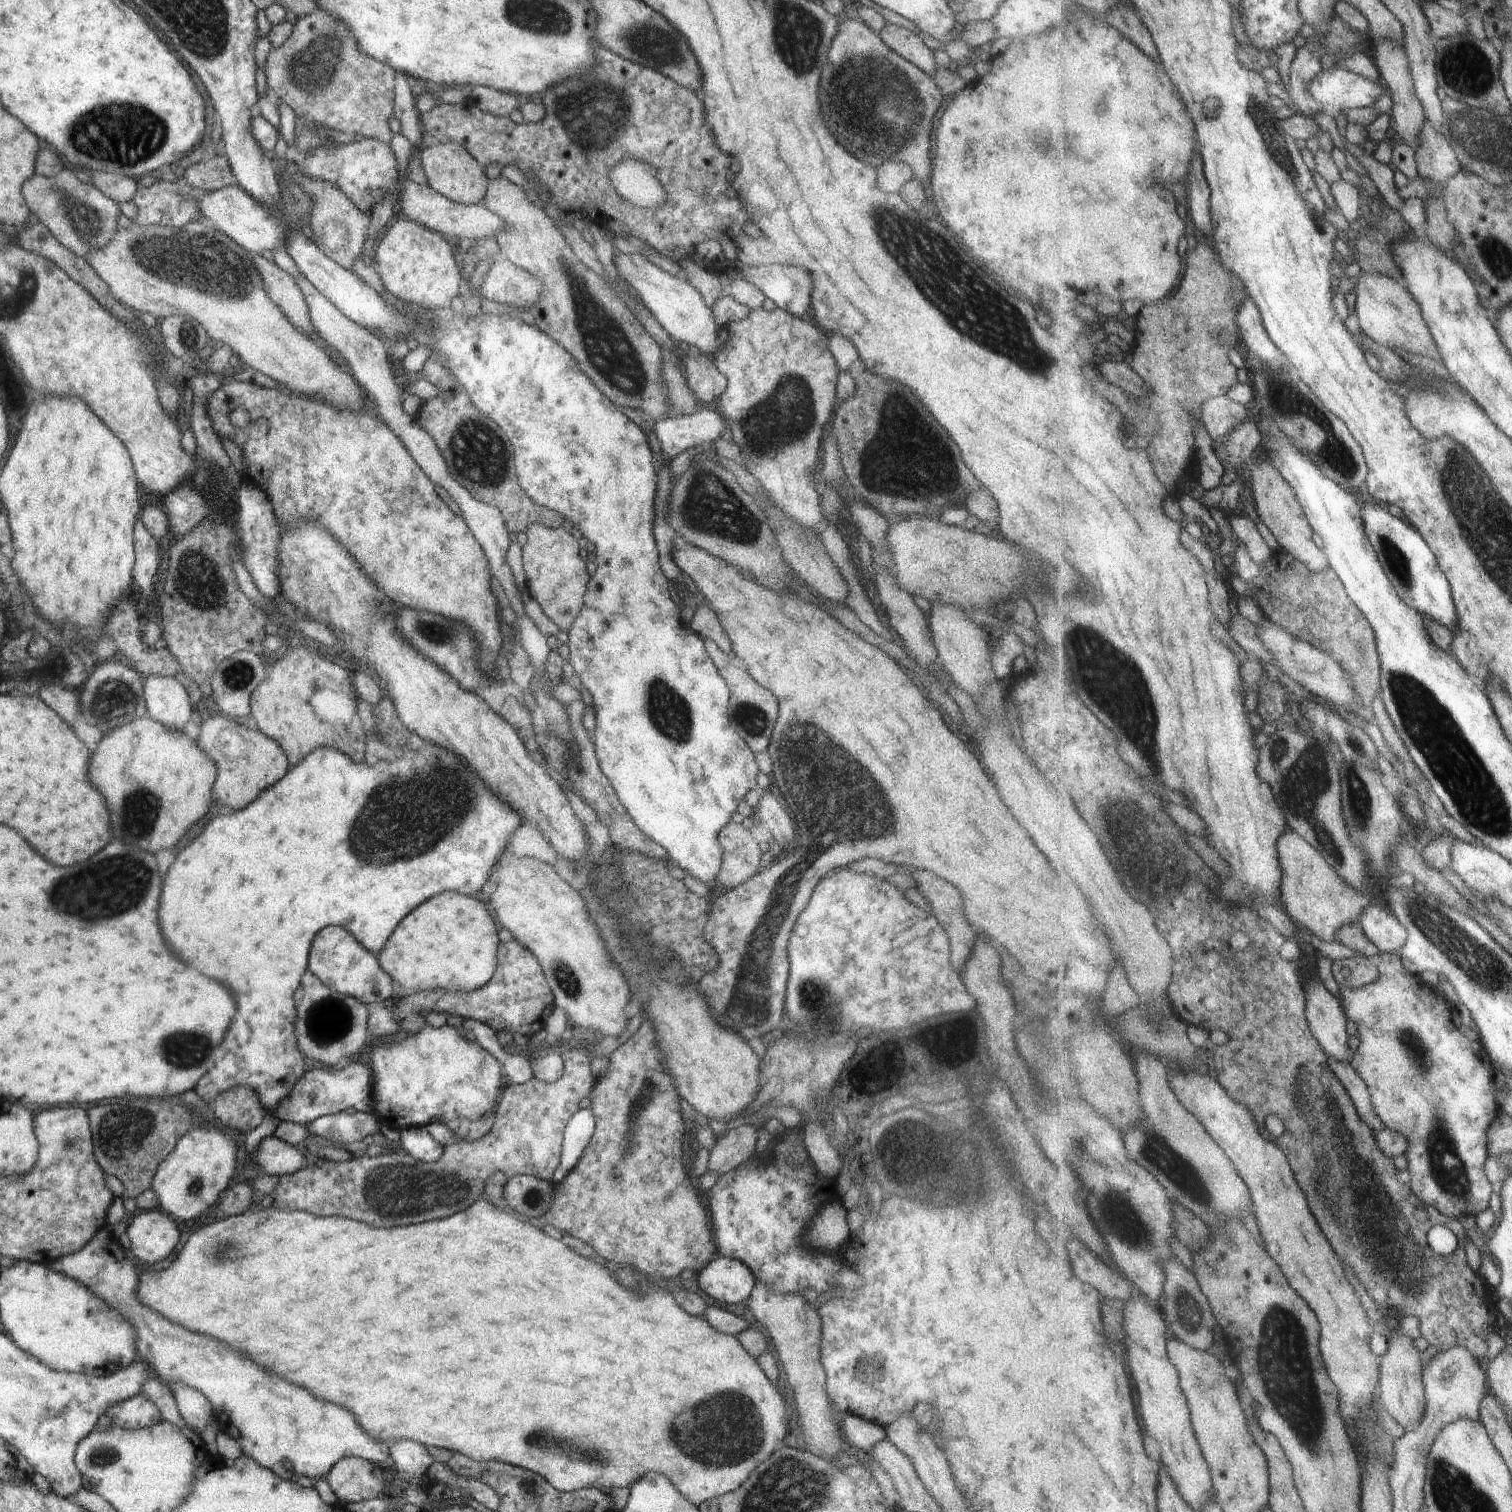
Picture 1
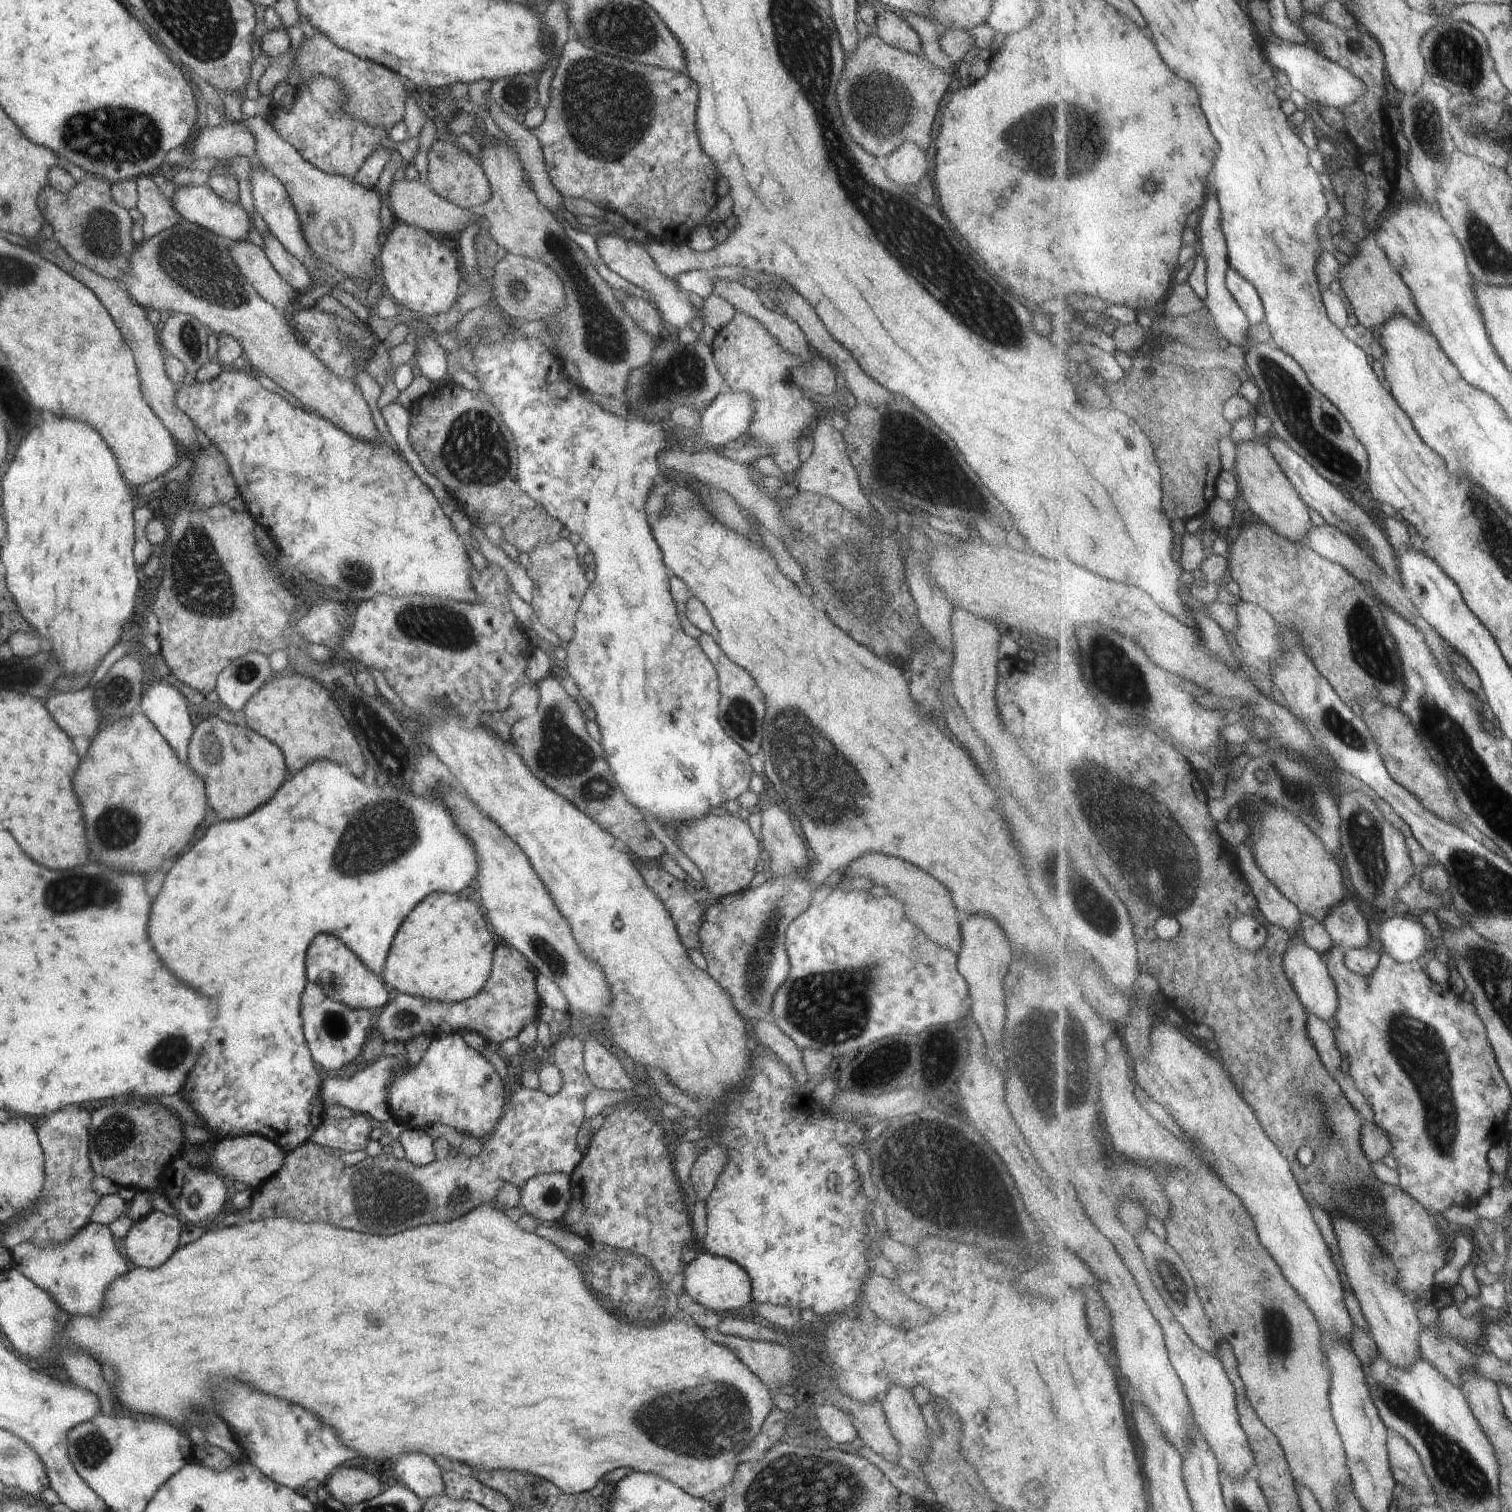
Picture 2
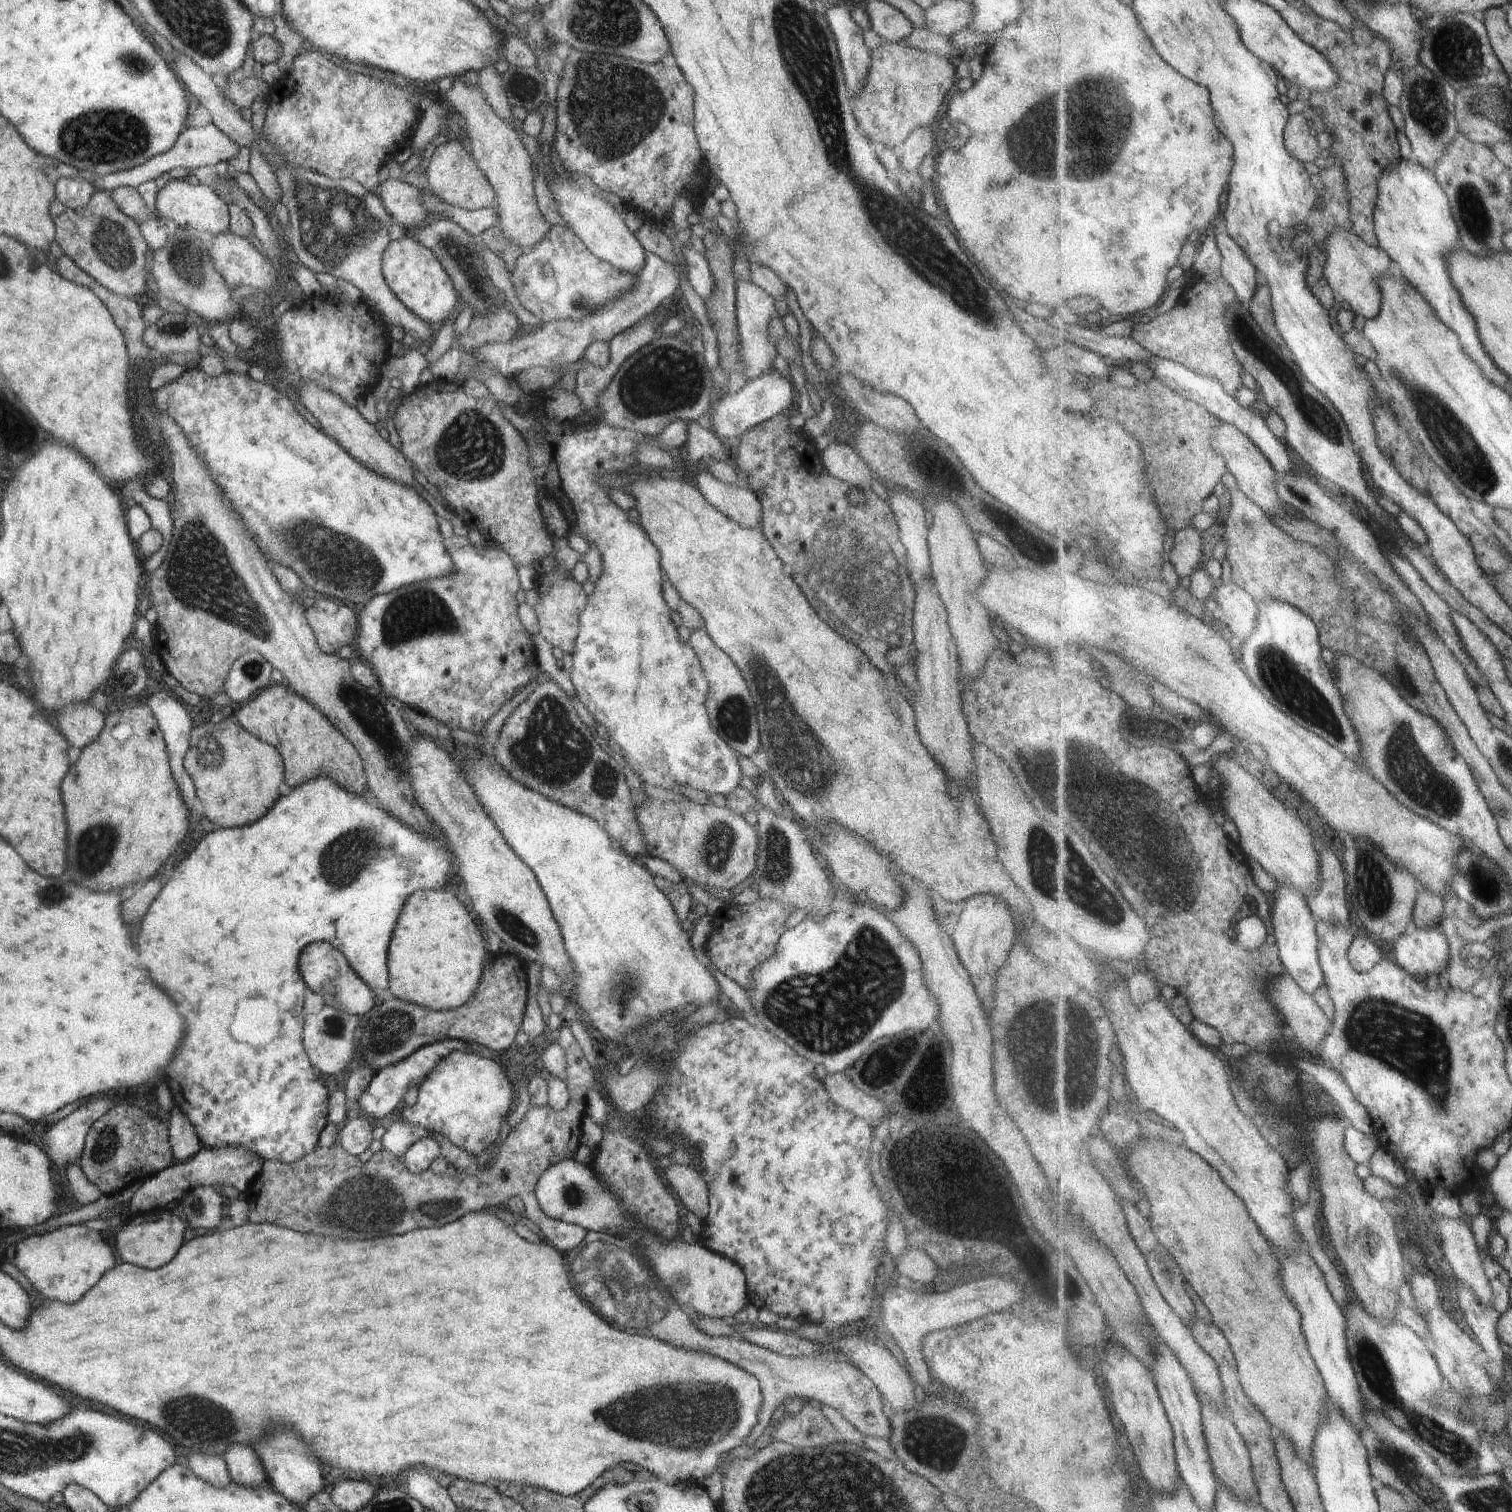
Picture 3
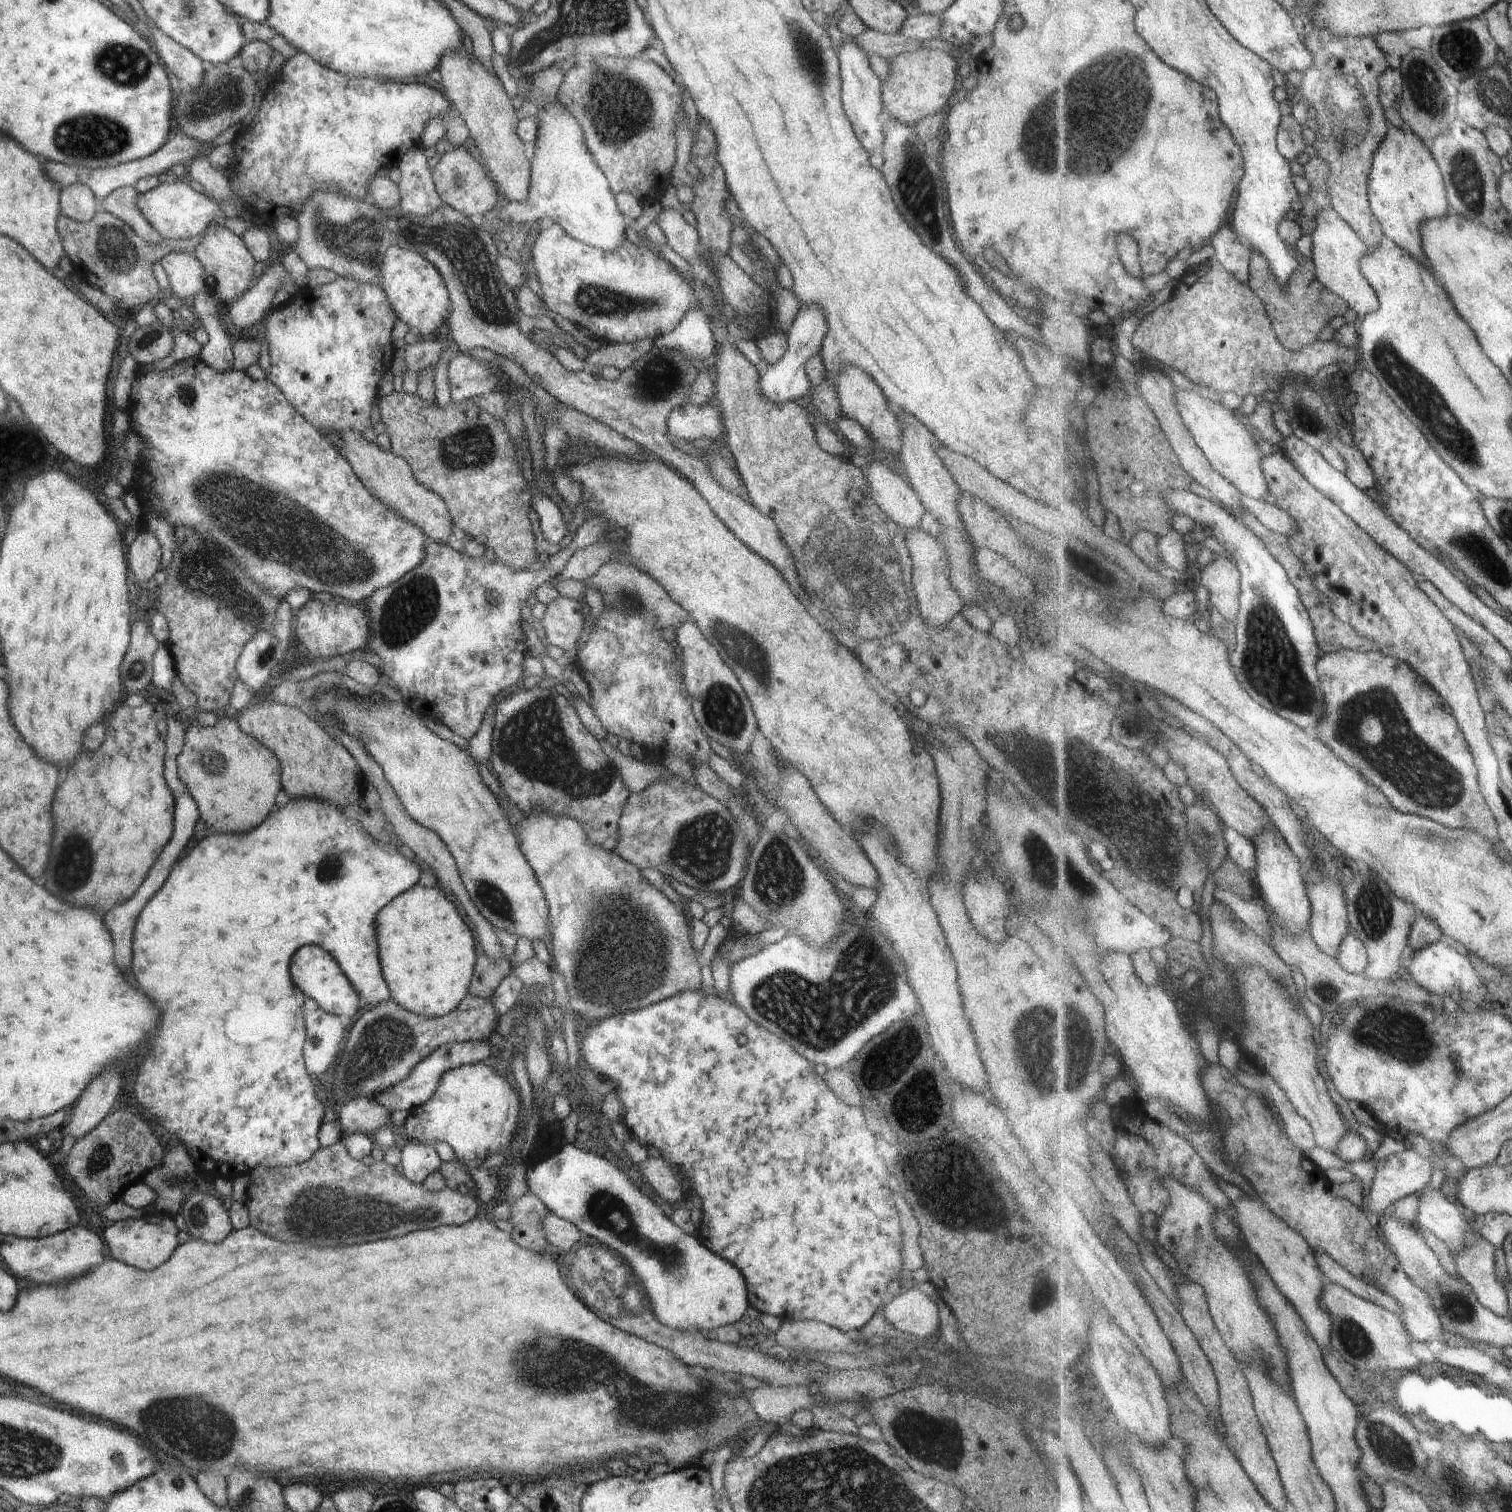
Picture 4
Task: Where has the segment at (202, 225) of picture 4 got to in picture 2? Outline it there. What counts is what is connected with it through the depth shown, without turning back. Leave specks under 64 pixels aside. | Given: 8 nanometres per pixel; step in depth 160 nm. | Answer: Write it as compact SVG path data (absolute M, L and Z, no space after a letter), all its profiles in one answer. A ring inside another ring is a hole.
M191 184L178 187L170 200L183 222L204 227L215 235L230 239L232 242L248 240L250 220L241 203L229 203L220 198L208 185L193 186Z

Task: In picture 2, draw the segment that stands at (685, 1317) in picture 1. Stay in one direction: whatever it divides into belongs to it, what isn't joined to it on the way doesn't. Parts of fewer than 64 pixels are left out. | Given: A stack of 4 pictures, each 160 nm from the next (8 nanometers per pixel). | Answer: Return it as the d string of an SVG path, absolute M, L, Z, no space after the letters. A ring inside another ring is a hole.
M486 1204L473 1208L468 1214L462 1215L462 1218L454 1220L454 1222L446 1222L446 1224L432 1224L432 1226L420 1226L414 1230L406 1230L402 1234L396 1236L366 1236L366 1234L356 1234L356 1232L348 1232L348 1230L338 1230L328 1226L328 1223L301 1223L285 1218L260 1219L257 1221L249 1221L242 1226L225 1227L218 1232L204 1233L199 1239L184 1246L179 1246L174 1254L158 1268L147 1269L144 1267L135 1267L128 1269L124 1274L115 1278L110 1284L106 1285L103 1294L101 1311L95 1315L72 1315L64 1325L64 1335L82 1351L92 1356L99 1364L110 1364L116 1370L116 1378L111 1384L113 1397L115 1400L124 1404L128 1410L132 1412L142 1412L142 1414L151 1414L180 1424L184 1430L184 1434L196 1446L202 1446L205 1440L205 1428L209 1424L210 1417L220 1417L221 1413L217 1409L214 1400L214 1388L218 1384L226 1380L234 1380L242 1384L250 1384L252 1388L258 1388L264 1394L274 1394L276 1398L284 1398L290 1400L292 1404L304 1404L302 1408L310 1410L321 1423L334 1428L334 1432L338 1435L339 1441L358 1453L362 1458L368 1460L376 1460L382 1464L386 1460L396 1460L403 1454L408 1452L424 1452L433 1459L435 1456L444 1456L452 1462L461 1462L463 1465L471 1466L479 1471L506 1470L520 1471L533 1474L534 1476L543 1478L555 1484L562 1492L567 1495L575 1495L592 1490L598 1480L616 1468L634 1468L634 1471L640 1471L662 1477L667 1481L673 1482L678 1488L684 1490L688 1494L695 1497L703 1498L708 1492L714 1492L718 1488L724 1488L734 1476L736 1467L738 1466L737 1454L746 1450L748 1444L754 1440L754 1437L760 1433L760 1428L774 1403L772 1402L773 1393L769 1388L756 1376L727 1346L720 1341L712 1341L706 1338L702 1333L702 1329L695 1326L688 1326L680 1321L680 1315L676 1318L666 1320L664 1326L666 1328L620 1328L622 1324L618 1320L614 1320L612 1316L608 1316L604 1310L600 1310L600 1300L592 1294L592 1290L584 1284L582 1280L582 1271L573 1264L565 1255L564 1250L555 1247L545 1239L538 1237L535 1233L528 1233L522 1230L512 1221L502 1210L495 1204Z

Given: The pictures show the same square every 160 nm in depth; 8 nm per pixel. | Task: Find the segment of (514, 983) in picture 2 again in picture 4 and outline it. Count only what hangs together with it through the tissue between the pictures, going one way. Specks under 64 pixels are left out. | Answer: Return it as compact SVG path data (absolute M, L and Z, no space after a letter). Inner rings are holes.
M468 993L453 1011L438 1018L426 1018L402 1008L393 1000L376 1005L358 1018L344 1042L344 1052L334 1064L334 1088L340 1080L340 1104L355 1097L374 1099L389 1086L403 1081L423 1058L443 1044L462 1041L488 1041L497 1027L497 1016L490 999Z

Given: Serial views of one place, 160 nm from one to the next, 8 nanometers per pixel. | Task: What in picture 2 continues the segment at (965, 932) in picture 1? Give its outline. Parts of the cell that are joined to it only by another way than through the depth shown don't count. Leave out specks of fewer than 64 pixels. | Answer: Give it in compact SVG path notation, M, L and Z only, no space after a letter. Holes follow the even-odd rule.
M882 853L861 854L851 860L844 870L847 868L853 872L854 878L868 878L874 884L886 888L887 896L902 903L904 914L910 918L910 922L914 922L932 942L946 946L956 954L960 952L960 914L952 904L948 890L938 880L930 878L930 874L926 874L910 862Z

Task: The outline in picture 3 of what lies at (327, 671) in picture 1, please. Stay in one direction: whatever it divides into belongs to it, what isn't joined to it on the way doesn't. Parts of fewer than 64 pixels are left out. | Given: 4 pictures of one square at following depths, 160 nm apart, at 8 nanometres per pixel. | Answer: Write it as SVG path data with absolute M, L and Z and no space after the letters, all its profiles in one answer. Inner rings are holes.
M273 682L256 696L241 704L232 712L238 724L242 725L254 738L272 744L284 758L284 778L292 788L318 776L331 778L338 786L354 795L361 795L367 780L360 753L327 721L327 718L305 698L298 696L290 686Z

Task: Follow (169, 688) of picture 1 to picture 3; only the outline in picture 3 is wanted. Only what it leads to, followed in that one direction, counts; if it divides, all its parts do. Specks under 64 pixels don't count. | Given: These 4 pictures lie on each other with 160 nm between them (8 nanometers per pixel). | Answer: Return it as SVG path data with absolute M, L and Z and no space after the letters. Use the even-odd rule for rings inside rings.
M158 692L150 698L148 702L148 708L153 712L153 715L157 718L160 730L163 734L163 742L166 745L167 753L169 756L170 770L172 771L172 776L174 782L178 787L179 793L185 802L187 809L189 810L189 816L191 817L191 823L189 824L190 834L188 834L188 842L192 838L195 825L198 823L200 816L204 814L204 808L202 808L202 802L198 800L194 783L190 778L190 775L186 772L183 767L183 758L188 750L190 744L192 721L190 720L189 708L188 706L179 700L170 692Z

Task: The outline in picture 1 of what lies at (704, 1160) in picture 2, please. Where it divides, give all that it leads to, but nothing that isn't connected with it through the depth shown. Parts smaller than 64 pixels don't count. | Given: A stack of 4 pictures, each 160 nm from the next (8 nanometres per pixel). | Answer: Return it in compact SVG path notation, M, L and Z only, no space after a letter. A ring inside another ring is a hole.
M741 1122L733 1124L731 1129L720 1136L715 1145L709 1150L710 1162L708 1170L712 1172L728 1172L750 1159L755 1152L757 1132L752 1125Z

